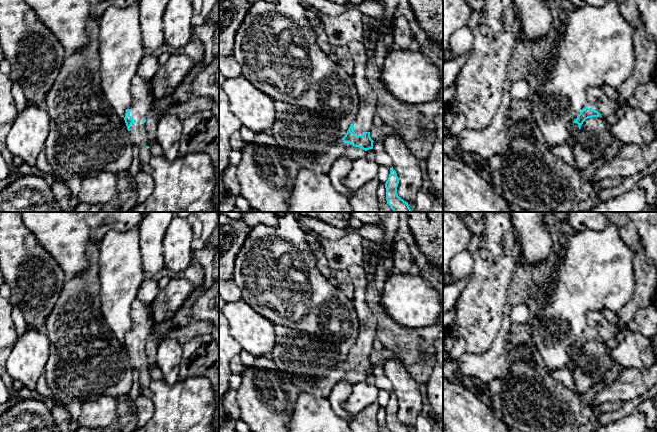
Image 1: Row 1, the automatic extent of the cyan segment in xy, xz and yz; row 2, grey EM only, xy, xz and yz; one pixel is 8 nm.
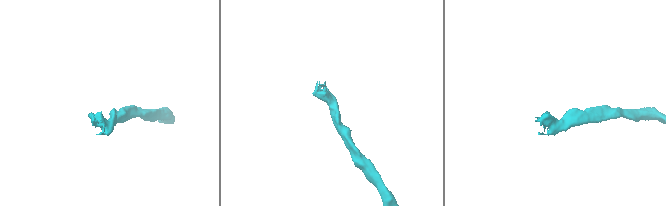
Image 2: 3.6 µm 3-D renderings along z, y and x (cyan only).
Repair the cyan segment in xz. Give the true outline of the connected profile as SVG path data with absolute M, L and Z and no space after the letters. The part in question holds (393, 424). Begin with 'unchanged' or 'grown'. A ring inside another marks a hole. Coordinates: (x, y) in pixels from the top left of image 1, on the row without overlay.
unchanged; M393 391L390 392L388 404L385 407L386 424L390 432L410 432L408 426L401 423L397 418L399 402Z

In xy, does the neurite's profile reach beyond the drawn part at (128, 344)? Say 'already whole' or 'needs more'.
needs more

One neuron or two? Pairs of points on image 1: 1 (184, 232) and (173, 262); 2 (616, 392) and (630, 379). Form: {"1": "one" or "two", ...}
{"1": "one", "2": "one"}

